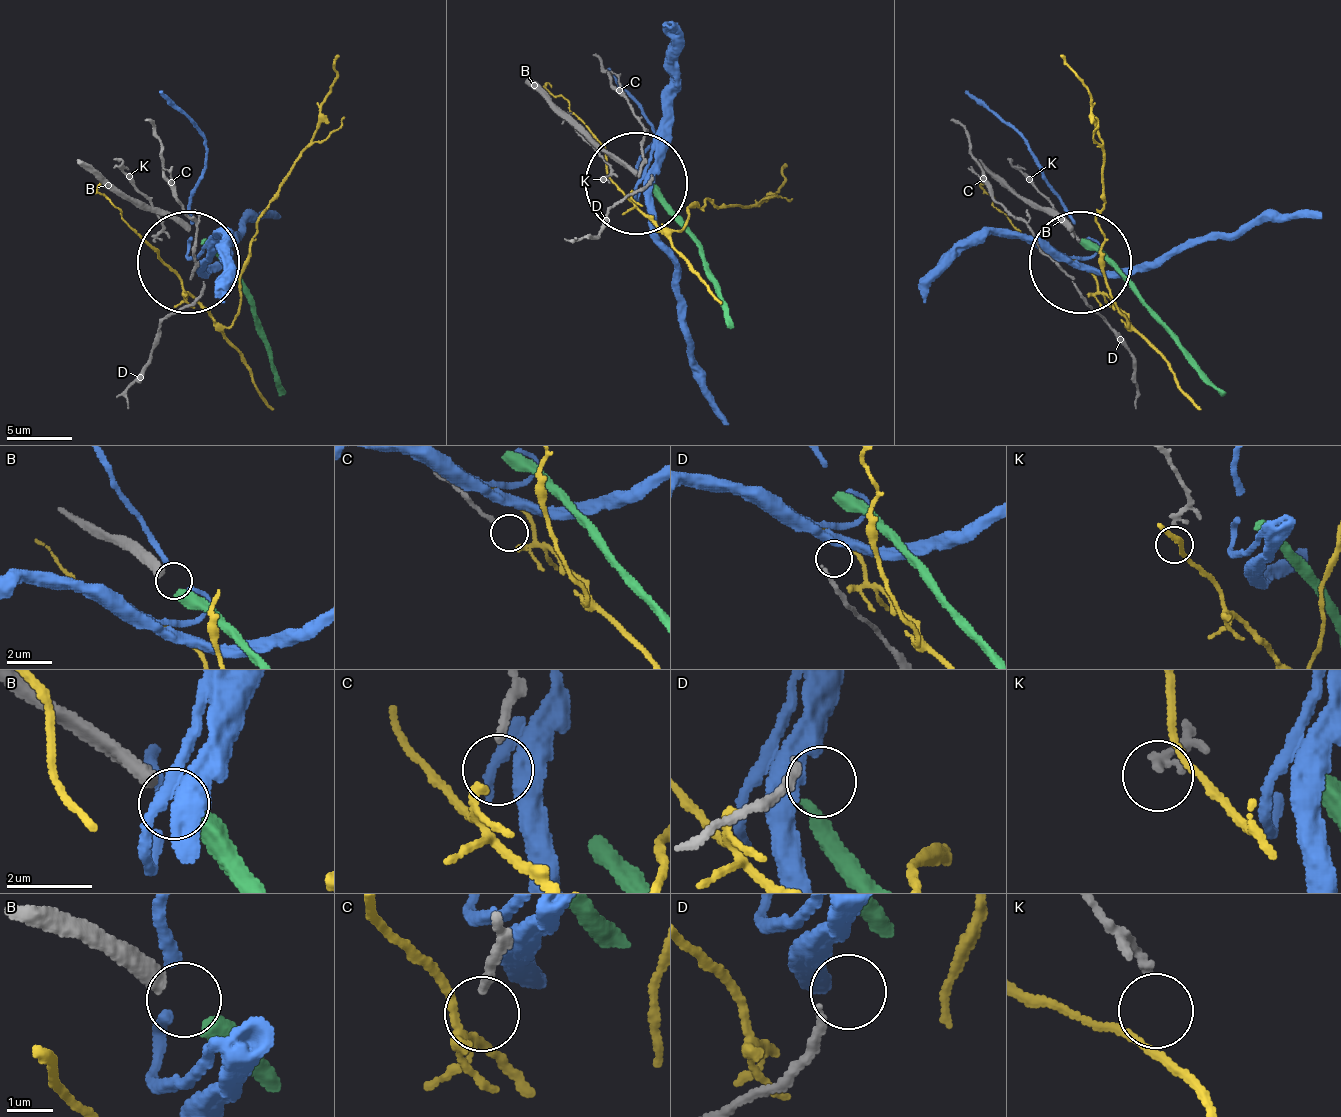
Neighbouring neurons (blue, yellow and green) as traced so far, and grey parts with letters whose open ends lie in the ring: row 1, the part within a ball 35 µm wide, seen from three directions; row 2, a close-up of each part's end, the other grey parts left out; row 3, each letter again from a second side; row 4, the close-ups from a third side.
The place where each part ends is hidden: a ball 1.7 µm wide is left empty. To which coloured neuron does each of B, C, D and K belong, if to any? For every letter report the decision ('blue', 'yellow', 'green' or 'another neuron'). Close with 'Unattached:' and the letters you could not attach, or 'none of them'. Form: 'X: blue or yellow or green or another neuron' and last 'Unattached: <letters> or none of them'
B: green
C: yellow
D: another neuron
K: another neuron
Unattached: D, K

